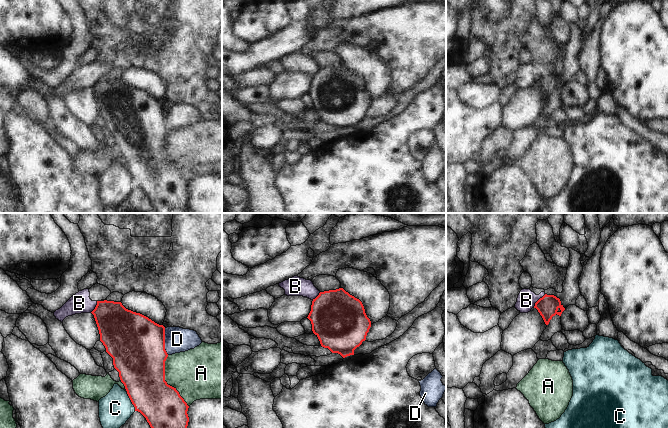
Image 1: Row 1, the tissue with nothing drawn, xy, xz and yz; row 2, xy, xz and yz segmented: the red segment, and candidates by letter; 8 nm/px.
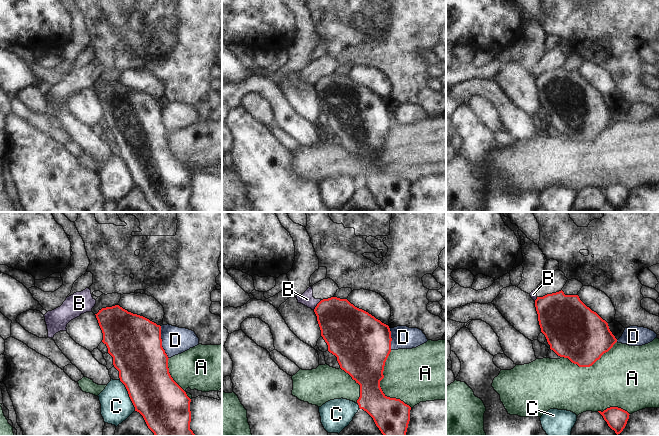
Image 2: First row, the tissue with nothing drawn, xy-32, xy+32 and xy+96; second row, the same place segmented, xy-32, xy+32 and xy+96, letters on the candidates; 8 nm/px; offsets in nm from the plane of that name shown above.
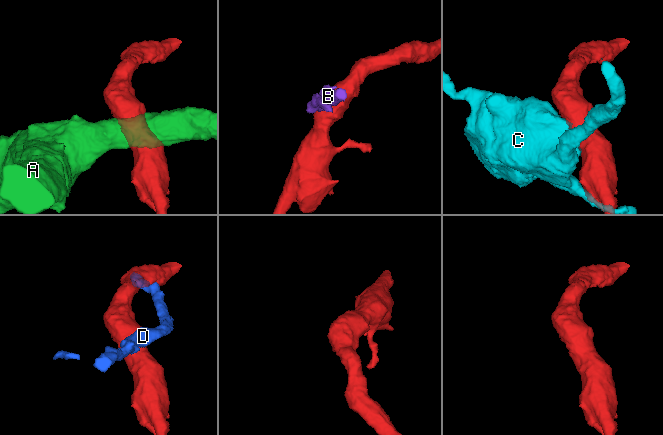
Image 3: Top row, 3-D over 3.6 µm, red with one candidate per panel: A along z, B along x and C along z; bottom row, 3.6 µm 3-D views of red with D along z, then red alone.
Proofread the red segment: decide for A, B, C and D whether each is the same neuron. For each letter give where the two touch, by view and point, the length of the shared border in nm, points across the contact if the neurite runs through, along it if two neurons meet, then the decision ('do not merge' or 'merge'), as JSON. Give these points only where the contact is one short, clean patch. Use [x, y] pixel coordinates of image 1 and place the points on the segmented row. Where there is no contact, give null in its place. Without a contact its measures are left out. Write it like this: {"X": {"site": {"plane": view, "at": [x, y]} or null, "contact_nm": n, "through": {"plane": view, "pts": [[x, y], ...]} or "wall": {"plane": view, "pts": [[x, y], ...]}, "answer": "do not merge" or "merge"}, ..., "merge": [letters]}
{"A": {"site": {"plane": "xy", "at": [166, 382]}, "contact_nm": 440, "answer": "do not merge"}, "B": {"site": {"plane": "yz", "at": [538, 300]}, "contact_nm": 140, "wall": {"plane": "yz", "pts": [[545, 294], [533, 306]]}, "answer": "do not merge"}, "C": {"site": {"plane": "xy", "at": [131, 401]}, "contact_nm": 170, "answer": "do not merge"}, "D": {"site": {"plane": "xy", "at": [164, 341]}, "contact_nm": 220, "answer": "do not merge"}, "merge": []}

